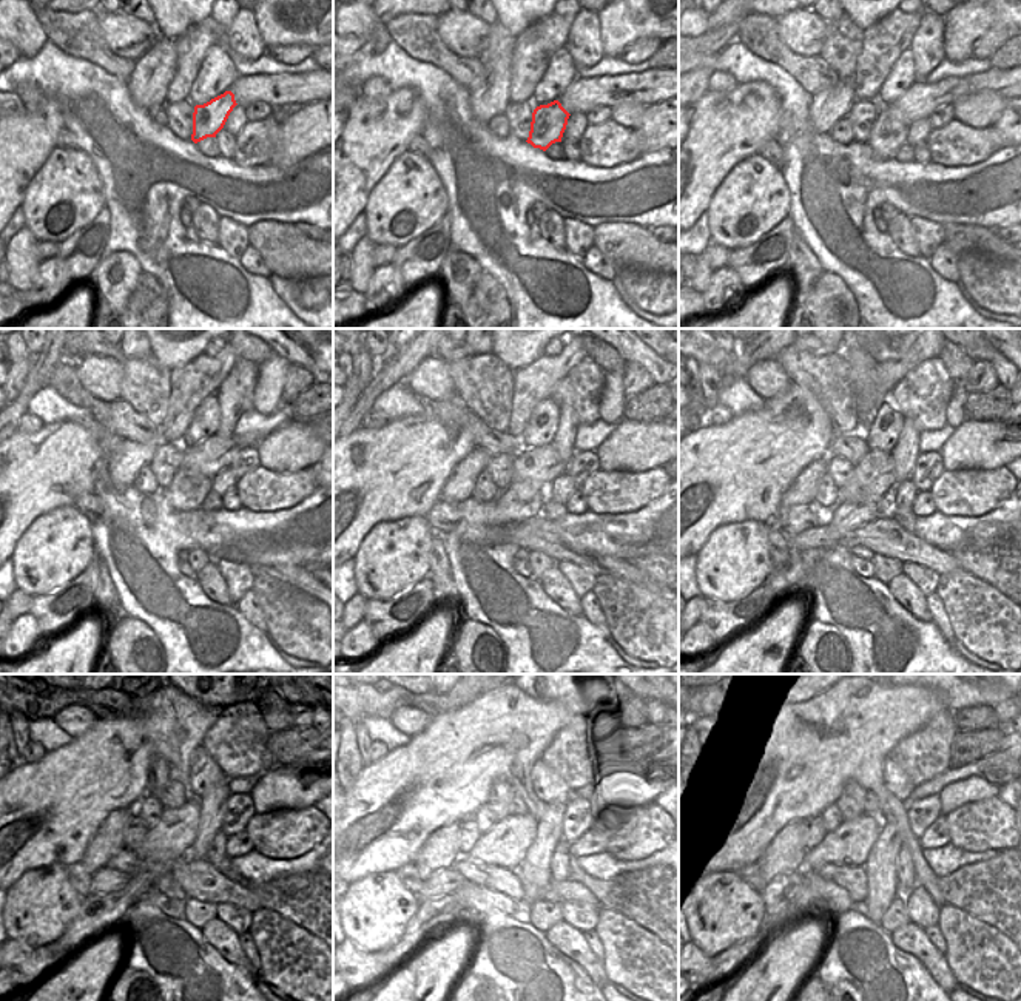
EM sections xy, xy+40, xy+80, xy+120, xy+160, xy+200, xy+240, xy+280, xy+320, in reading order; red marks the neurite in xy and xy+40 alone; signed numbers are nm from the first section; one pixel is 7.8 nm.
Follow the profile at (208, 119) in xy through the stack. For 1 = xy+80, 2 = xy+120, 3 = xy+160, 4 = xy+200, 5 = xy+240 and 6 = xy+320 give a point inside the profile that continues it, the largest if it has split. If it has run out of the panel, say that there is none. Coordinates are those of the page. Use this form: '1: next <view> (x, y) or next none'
1: next xy+80 (889, 133)
2: next xy+120 (188, 489)
3: next xy+160 (508, 509)
4: next xy+200 (845, 517)
5: next xy+240 (97, 912)
6: next xy+320 (725, 963)

